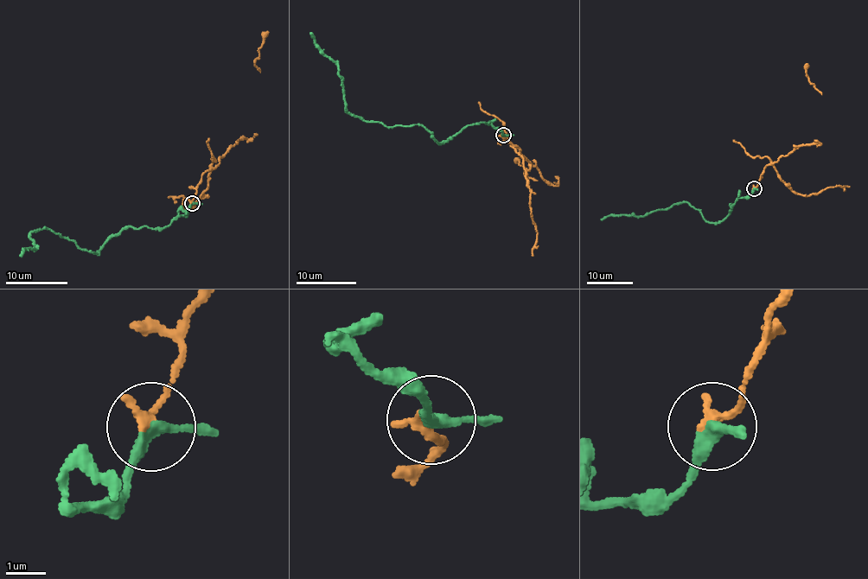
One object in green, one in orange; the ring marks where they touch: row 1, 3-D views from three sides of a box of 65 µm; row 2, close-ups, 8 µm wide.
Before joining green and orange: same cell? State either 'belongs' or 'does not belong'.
does not belong

